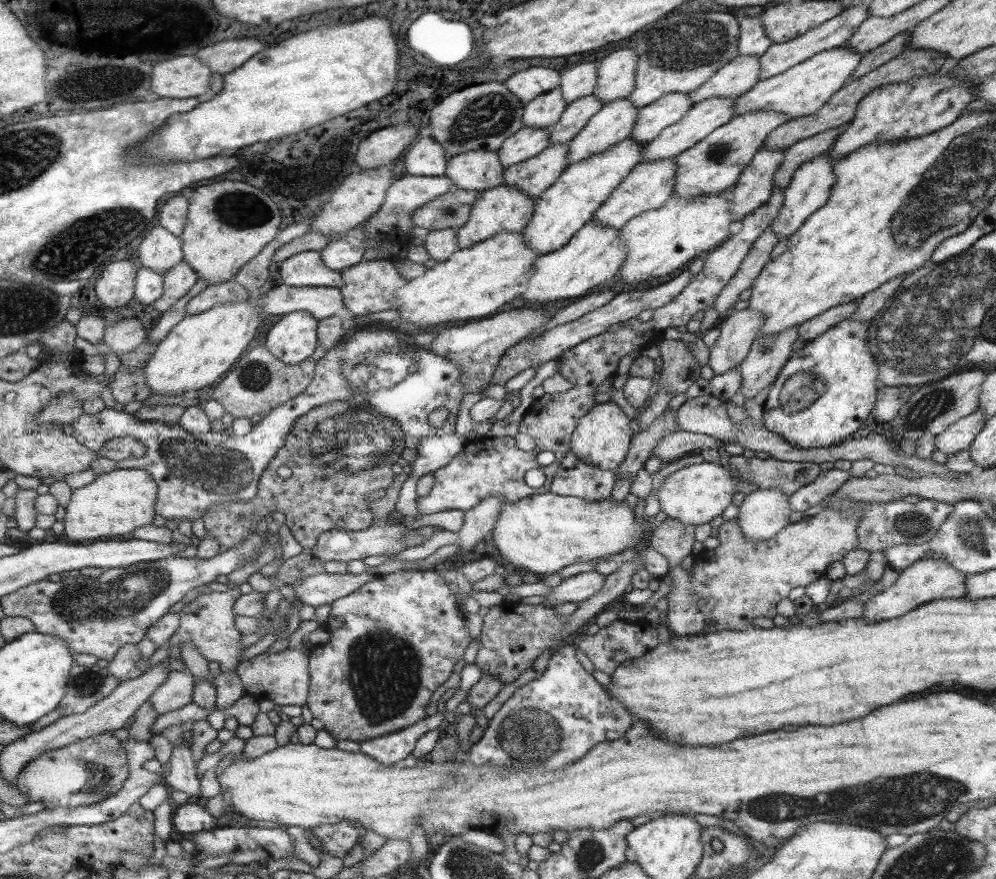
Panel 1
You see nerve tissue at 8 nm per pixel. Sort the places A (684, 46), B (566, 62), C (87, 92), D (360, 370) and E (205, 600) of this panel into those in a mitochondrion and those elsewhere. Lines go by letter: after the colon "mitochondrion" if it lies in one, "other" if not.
A: mitochondrion
B: other
C: other
D: mitochondrion
E: other

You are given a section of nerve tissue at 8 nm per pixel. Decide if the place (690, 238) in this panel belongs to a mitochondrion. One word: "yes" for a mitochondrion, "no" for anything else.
no

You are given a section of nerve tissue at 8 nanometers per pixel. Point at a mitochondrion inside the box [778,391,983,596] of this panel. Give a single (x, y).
(911, 525)

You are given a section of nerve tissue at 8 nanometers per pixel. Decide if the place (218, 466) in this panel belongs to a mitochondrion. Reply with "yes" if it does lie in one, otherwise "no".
yes

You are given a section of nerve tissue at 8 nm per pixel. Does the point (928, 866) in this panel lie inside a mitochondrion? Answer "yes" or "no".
yes

